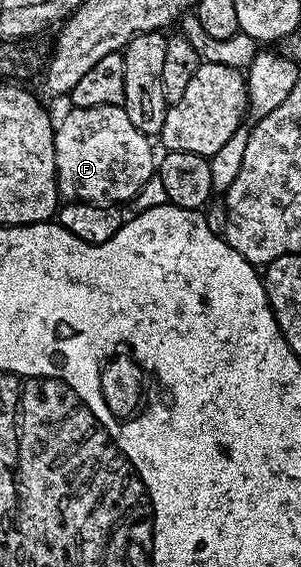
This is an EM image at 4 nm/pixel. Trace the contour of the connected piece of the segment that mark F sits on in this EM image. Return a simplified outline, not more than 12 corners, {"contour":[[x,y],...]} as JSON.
{"contour":[[122,106],[67,109],[54,128],[66,202],[123,204],[156,174]]}

